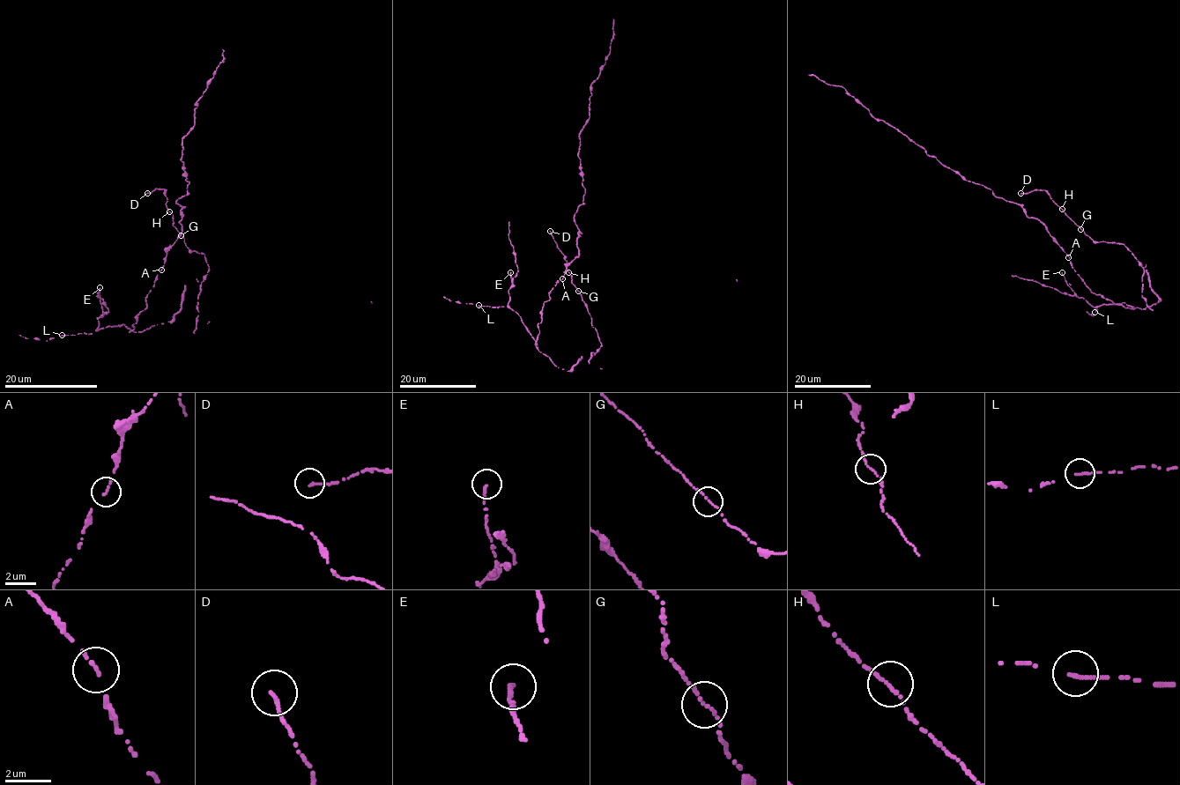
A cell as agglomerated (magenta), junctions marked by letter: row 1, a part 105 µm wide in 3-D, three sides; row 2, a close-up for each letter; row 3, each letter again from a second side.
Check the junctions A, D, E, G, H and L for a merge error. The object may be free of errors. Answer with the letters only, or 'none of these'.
none of these

